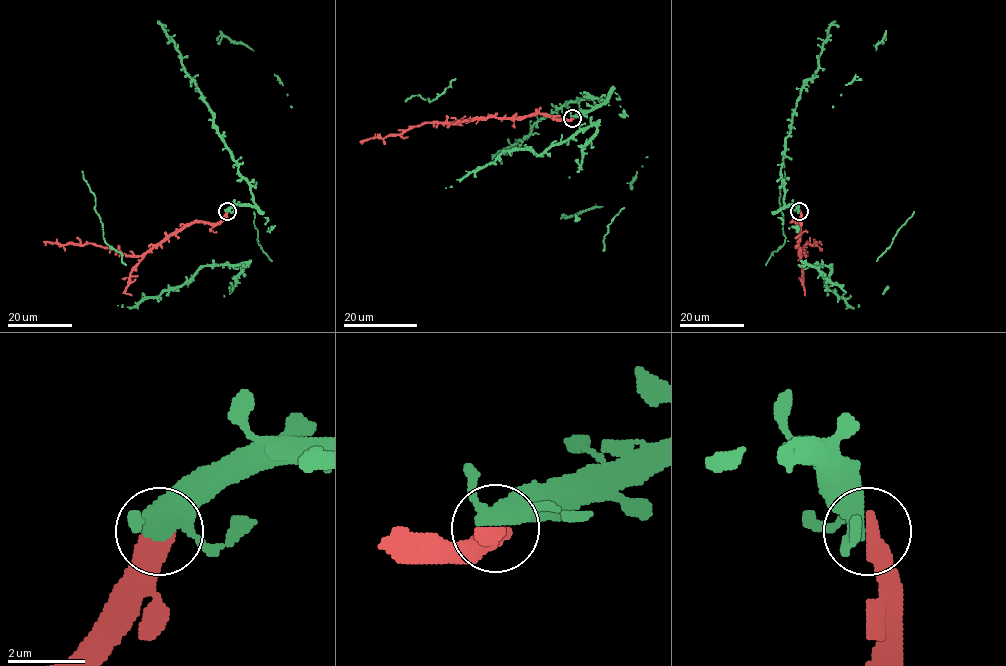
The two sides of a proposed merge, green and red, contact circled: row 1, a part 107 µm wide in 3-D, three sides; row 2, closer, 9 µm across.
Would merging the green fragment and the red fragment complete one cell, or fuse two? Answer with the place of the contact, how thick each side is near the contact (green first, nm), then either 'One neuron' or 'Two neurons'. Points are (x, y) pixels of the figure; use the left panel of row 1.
Place: (227, 211). Thickness 360 nm (green) against 600 nm. One neuron

